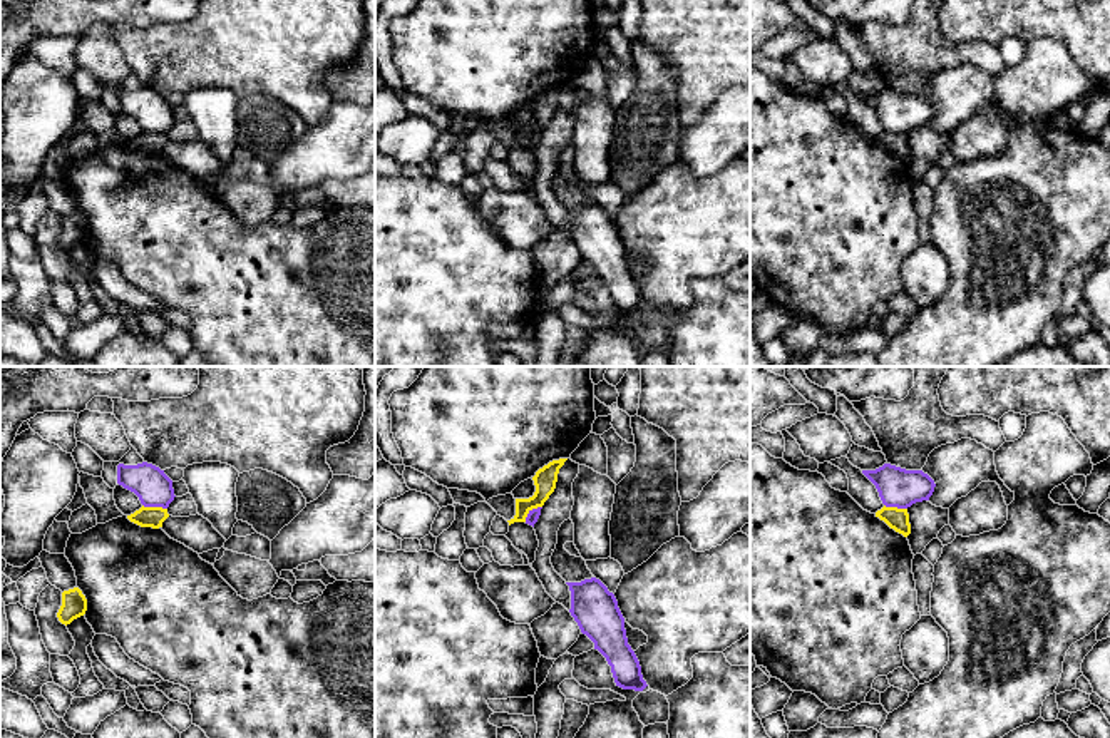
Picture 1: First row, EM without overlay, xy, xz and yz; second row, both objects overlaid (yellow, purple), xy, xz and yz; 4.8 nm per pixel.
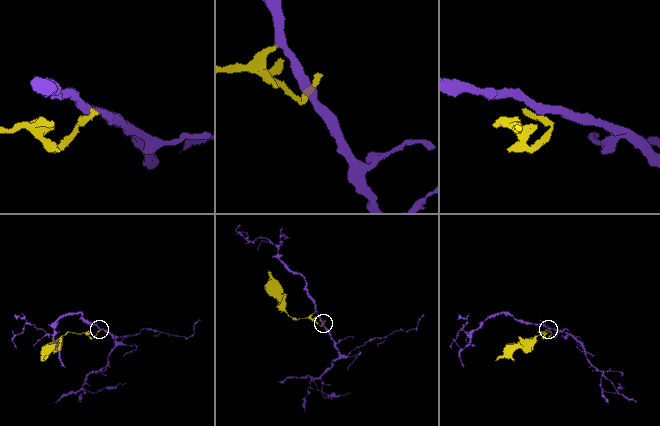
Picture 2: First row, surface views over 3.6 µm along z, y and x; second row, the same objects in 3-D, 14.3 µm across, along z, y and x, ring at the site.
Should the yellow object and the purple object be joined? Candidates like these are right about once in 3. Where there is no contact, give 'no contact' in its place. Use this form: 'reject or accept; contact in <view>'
reject; contact in xy

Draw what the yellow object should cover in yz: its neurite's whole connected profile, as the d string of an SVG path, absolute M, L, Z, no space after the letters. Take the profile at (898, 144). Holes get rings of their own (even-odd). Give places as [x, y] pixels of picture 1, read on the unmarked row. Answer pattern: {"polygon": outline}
{"polygon": "M882 132L876 137L876 142L884 146L891 154L907 162L911 159L907 134Z"}

